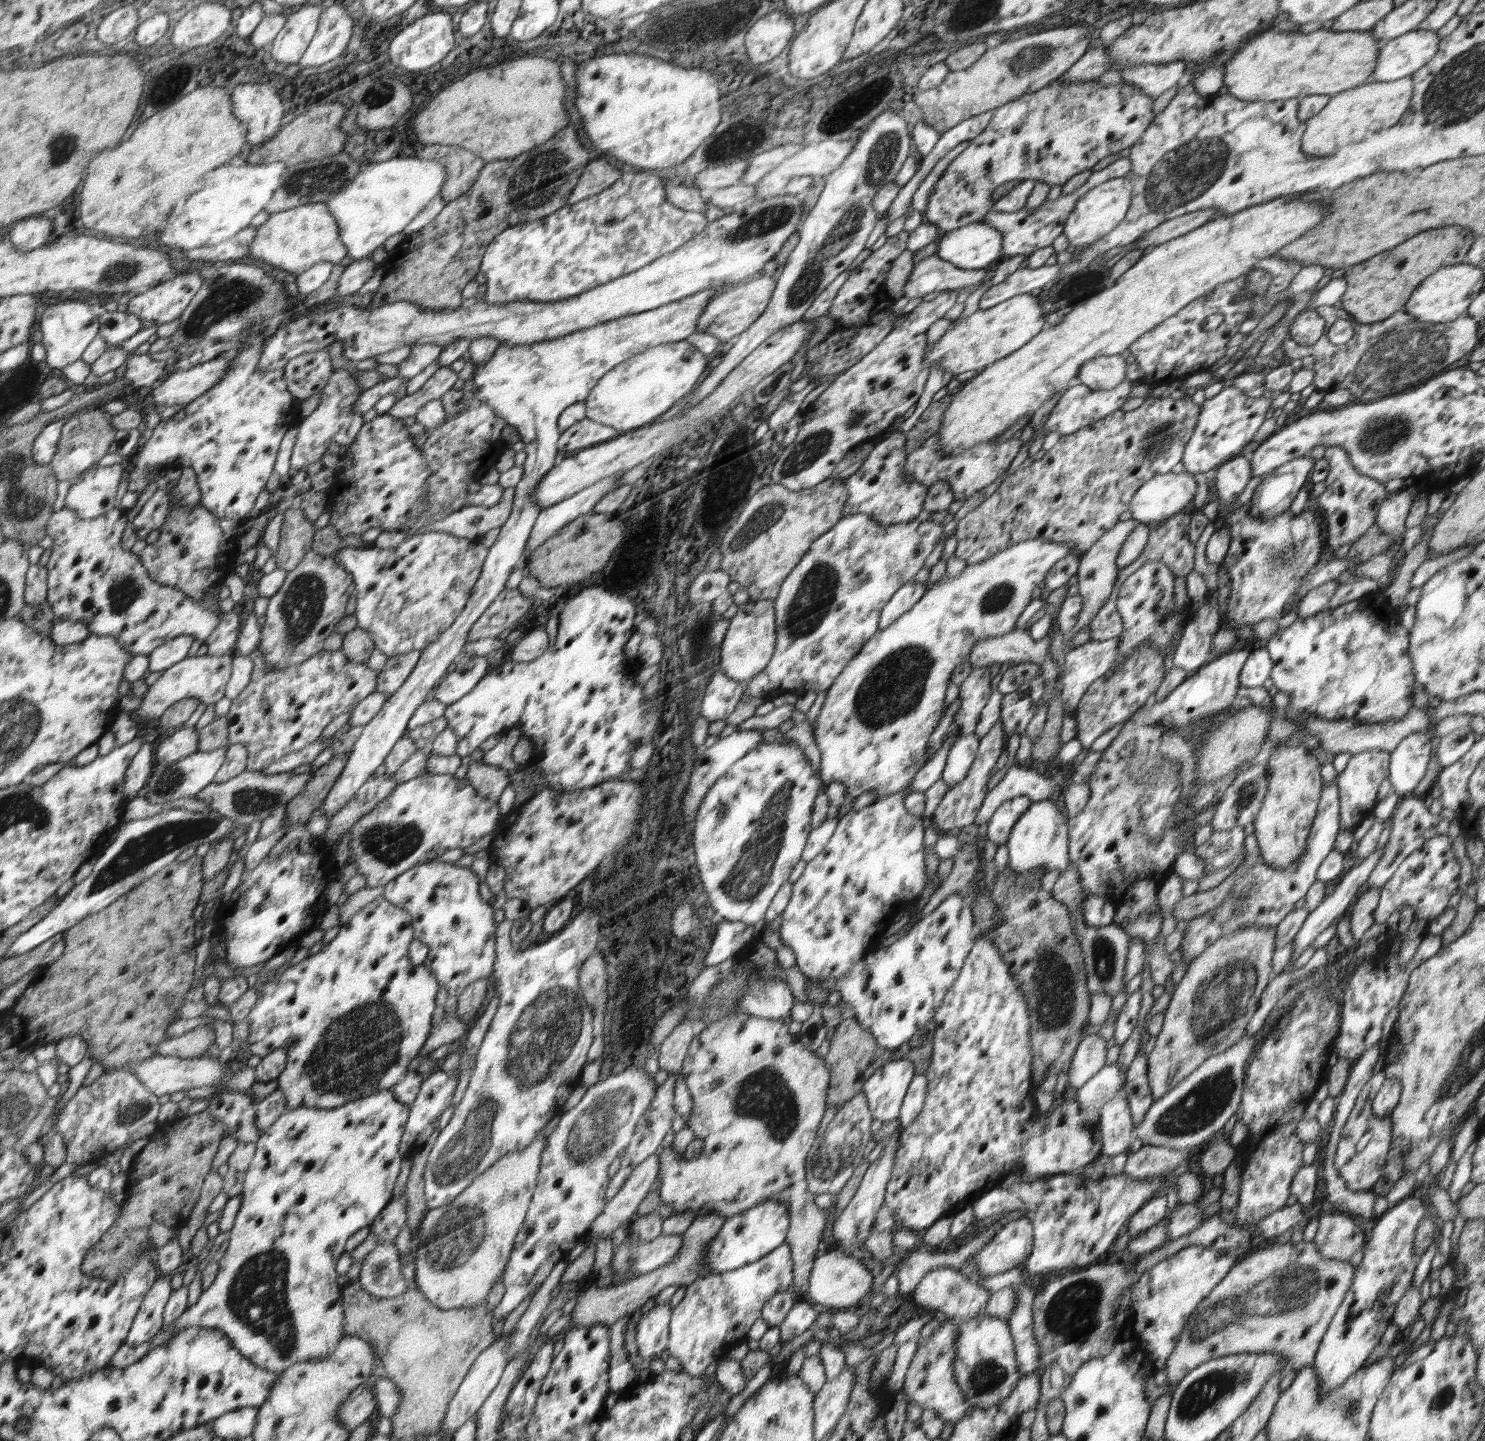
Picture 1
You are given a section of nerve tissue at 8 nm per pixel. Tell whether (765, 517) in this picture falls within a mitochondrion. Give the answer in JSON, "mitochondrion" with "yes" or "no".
{"mitochondrion":"yes"}

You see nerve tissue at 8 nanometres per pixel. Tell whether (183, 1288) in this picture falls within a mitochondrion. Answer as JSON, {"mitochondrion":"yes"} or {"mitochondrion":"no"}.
{"mitochondrion":"no"}

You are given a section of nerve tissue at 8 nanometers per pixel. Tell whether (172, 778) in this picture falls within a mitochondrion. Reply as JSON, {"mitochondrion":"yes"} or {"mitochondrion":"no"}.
{"mitochondrion":"yes"}

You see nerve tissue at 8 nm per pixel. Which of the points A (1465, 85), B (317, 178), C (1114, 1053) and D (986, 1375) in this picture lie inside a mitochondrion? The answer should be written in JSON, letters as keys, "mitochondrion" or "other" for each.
{"A":"mitochondrion","B":"mitochondrion","C":"other","D":"mitochondrion"}

